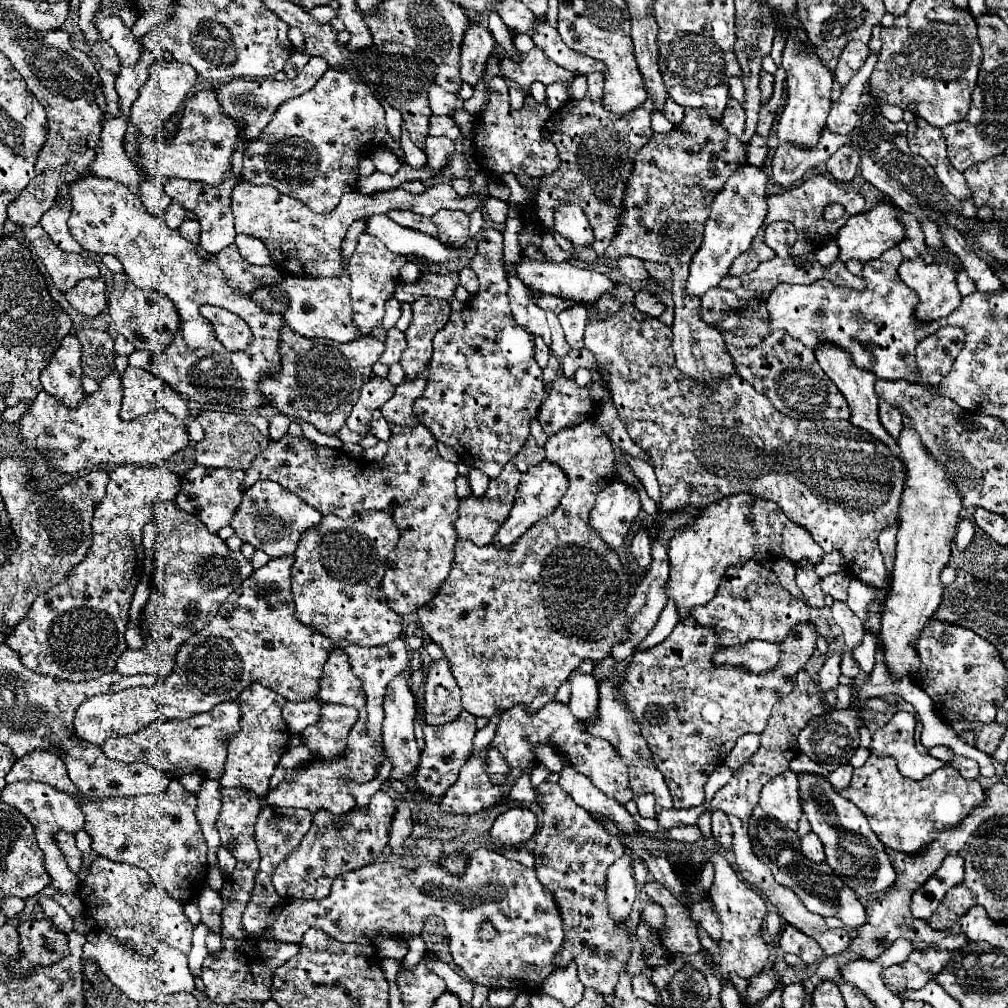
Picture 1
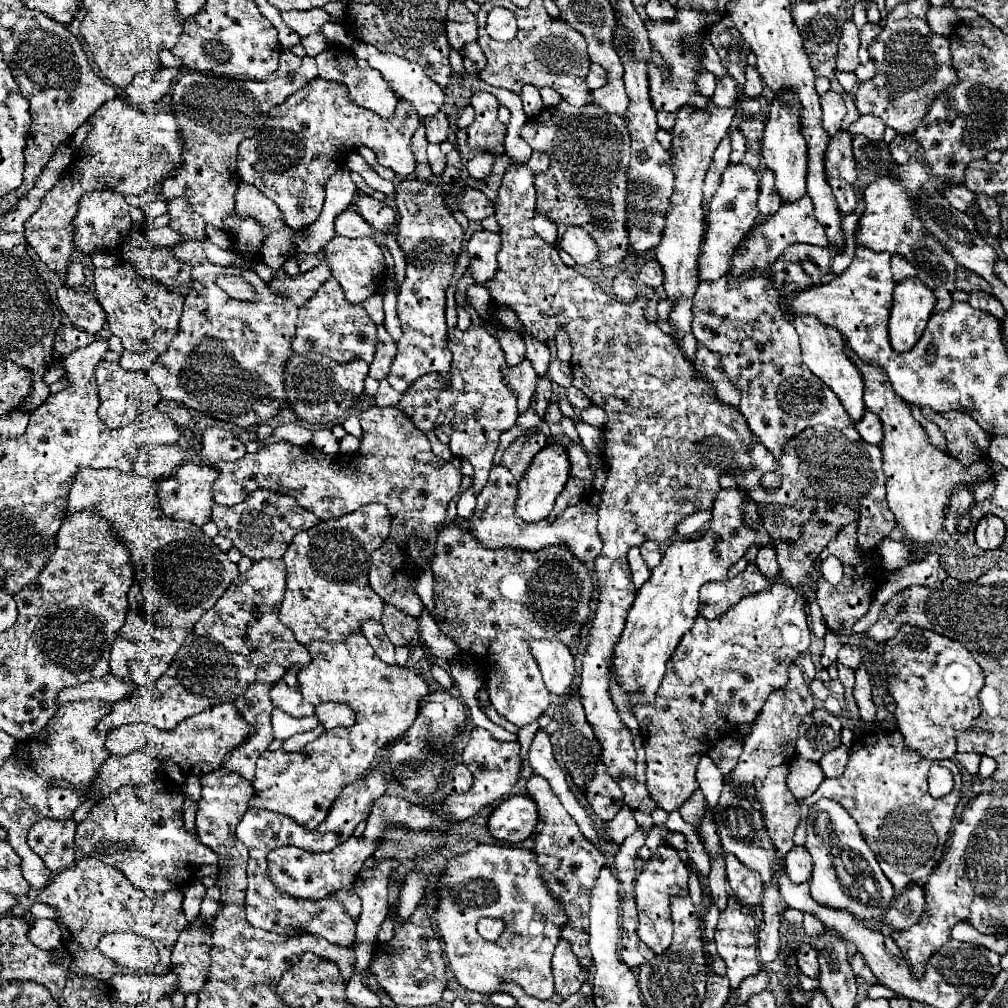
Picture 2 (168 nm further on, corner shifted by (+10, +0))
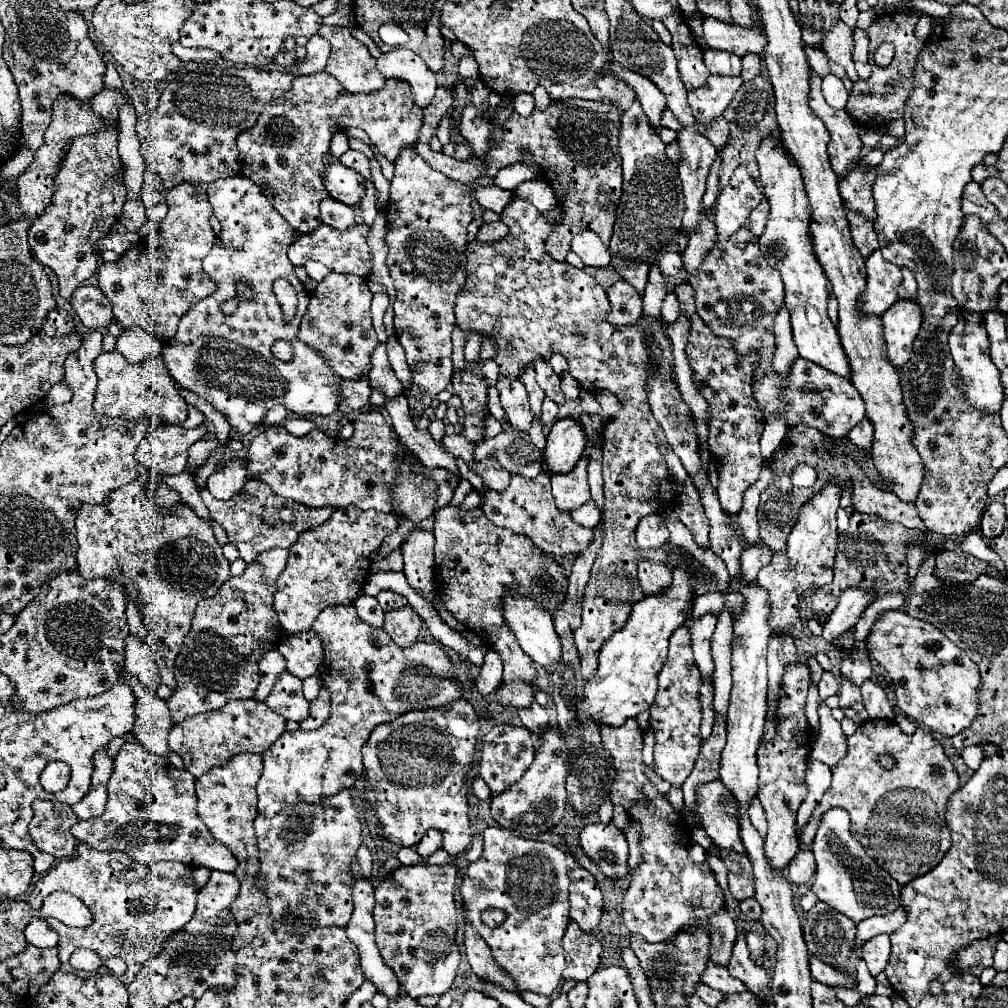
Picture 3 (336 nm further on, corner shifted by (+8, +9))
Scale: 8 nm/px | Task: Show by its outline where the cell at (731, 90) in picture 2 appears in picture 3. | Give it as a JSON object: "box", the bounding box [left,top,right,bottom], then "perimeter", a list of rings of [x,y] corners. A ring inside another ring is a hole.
{"box":[705,49,741,75],"perimeter":[[[705,49],[705,65],[713,75],[739,75],[741,73],[741,57],[727,51]]]}

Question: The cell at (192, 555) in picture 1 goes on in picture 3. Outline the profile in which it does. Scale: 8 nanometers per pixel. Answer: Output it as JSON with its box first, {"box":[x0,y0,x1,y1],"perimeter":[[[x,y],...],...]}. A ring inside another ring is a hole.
{"box":[77,479,229,689],"perimeter":[[[137,479],[135,483],[129,483],[125,487],[119,487],[111,493],[111,499],[107,507],[83,507],[83,511],[77,515],[77,563],[79,563],[79,575],[85,581],[91,579],[109,579],[113,583],[119,583],[125,589],[127,599],[135,601],[143,623],[149,631],[147,645],[155,653],[155,661],[161,675],[162,683],[175,689],[174,677],[175,657],[183,645],[185,635],[191,629],[191,619],[195,615],[195,607],[201,599],[213,597],[219,587],[229,579],[229,561],[223,557],[219,543],[215,541],[215,535],[211,531],[211,521],[201,519],[191,507],[185,503],[179,503],[175,507],[155,507],[147,499],[145,483]]]}

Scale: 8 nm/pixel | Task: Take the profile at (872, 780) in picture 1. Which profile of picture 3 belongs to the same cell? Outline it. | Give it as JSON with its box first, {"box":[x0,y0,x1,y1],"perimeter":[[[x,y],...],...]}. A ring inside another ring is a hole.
{"box":[801,719,961,885],"perimeter":[[[871,719],[847,737],[847,755],[831,769],[831,773],[833,783],[805,826],[801,845],[812,841],[823,811],[841,807],[851,815],[851,833],[855,833],[855,839],[865,845],[867,855],[899,885],[925,875],[945,857],[951,847],[945,805],[961,785],[955,767],[931,733],[917,729],[915,735],[903,735],[893,721]],[[879,755],[893,755],[897,767],[885,771],[877,763]],[[933,769],[939,769],[937,779],[933,777]]]}

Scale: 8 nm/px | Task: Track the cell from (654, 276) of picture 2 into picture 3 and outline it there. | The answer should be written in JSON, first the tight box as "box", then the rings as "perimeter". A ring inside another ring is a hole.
{"box":[659,253,683,277],"perimeter":[[[665,253],[659,261],[659,269],[663,271],[663,275],[667,277],[675,277],[683,267],[683,257],[681,253]]]}

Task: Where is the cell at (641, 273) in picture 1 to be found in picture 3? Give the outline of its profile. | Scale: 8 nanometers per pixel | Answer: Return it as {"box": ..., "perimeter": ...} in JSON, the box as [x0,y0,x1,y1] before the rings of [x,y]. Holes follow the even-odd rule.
{"box":[607,279,641,327],"perimeter":[[[621,279],[607,291],[611,313],[607,315],[607,321],[613,327],[627,327],[637,323],[641,317],[641,297],[635,295],[635,289],[629,283],[623,283]]]}

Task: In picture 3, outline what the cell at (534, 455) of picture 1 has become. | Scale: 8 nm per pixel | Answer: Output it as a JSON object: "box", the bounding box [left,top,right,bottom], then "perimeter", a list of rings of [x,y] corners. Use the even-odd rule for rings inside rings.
{"box":[479,429,541,477],"perimeter":[[[511,429],[479,445],[485,457],[495,457],[511,475],[537,477],[541,473],[541,455],[529,435]]]}

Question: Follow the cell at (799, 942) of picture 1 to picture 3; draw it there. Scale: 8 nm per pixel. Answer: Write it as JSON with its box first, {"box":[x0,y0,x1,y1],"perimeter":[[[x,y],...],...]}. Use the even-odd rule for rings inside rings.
{"box":[811,957,855,989],"perimeter":[[[811,957],[811,975],[815,981],[831,985],[831,987],[845,987],[845,989],[853,989],[855,981],[853,977],[847,977],[847,973],[819,961],[817,957]]]}

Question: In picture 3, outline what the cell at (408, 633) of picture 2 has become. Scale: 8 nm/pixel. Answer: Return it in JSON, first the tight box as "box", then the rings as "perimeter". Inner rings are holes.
{"box":[377,591,407,611],"perimeter":[[[381,591],[377,595],[377,601],[379,605],[383,607],[383,611],[389,611],[389,609],[399,609],[403,605],[407,605],[407,599],[403,595],[397,595],[393,591]]]}

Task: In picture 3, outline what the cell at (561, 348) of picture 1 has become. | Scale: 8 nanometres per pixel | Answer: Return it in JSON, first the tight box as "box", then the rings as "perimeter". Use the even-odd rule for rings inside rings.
{"box":[561,373,581,399],"perimeter":[[[569,373],[561,379],[561,389],[563,389],[563,393],[565,393],[567,399],[577,399],[579,391],[581,391],[581,387],[575,383],[575,379],[571,379]]]}

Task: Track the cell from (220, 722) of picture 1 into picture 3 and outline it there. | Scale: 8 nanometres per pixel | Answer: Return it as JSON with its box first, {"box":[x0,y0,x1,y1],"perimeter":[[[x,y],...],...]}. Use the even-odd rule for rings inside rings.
{"box":[169,699,285,779],"perimeter":[[[239,699],[227,703],[223,711],[209,711],[207,715],[197,715],[177,723],[169,731],[169,747],[181,759],[185,769],[199,779],[213,767],[225,765],[231,757],[239,753],[263,753],[285,733],[283,715],[271,711],[265,703],[255,699]]]}

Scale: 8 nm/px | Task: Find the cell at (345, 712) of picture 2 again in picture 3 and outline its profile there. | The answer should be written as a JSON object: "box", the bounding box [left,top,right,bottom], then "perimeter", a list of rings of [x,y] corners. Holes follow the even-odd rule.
{"box":[303,673,323,701],"perimeter":[[[315,673],[313,677],[307,677],[307,679],[303,679],[303,695],[305,695],[305,699],[313,701],[313,699],[319,695],[319,689],[321,689],[321,685],[323,685],[323,681],[321,681],[319,673]]]}

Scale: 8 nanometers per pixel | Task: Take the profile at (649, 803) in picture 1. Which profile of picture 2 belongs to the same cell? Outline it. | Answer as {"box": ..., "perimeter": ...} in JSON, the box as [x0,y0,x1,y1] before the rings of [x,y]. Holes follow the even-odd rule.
{"box":[605,806,637,844],"perimeter":[[[623,806],[621,812],[611,822],[607,822],[607,826],[605,826],[605,838],[609,842],[621,844],[629,834],[635,832],[635,828],[637,828],[635,810],[629,808],[629,806]]]}

